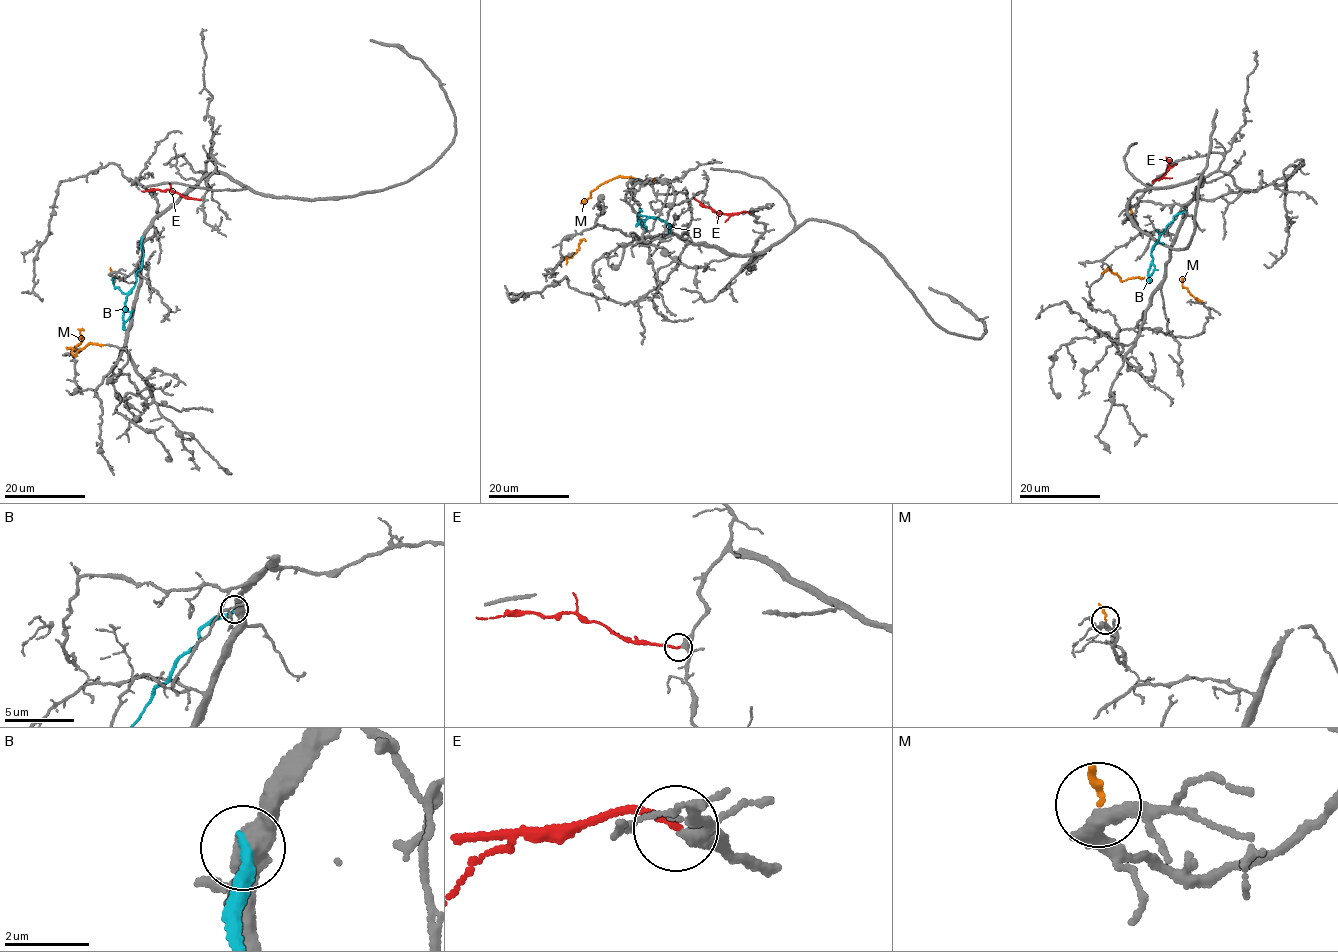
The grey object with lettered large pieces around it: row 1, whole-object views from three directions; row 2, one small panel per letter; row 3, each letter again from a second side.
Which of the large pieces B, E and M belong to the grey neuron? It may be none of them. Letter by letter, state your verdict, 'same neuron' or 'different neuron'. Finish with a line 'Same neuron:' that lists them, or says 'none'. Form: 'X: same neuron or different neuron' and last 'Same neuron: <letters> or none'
B: different neuron
E: same neuron
M: different neuron
Same neuron: E

